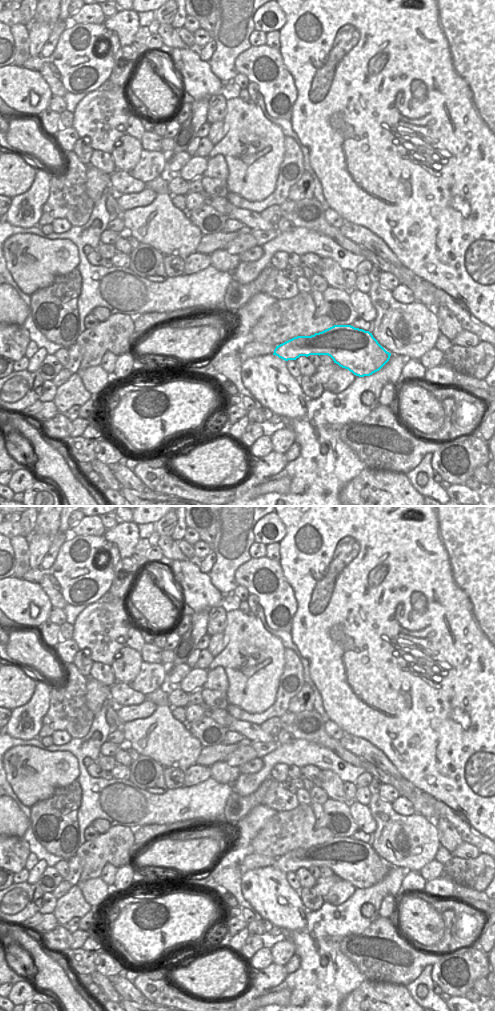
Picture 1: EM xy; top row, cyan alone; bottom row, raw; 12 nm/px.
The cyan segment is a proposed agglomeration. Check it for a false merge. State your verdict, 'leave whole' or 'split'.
split

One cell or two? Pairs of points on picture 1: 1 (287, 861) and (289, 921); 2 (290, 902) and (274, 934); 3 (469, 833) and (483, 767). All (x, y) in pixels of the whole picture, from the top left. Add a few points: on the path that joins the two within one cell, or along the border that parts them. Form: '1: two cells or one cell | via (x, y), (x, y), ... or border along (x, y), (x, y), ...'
1: one cell | via (280, 876), (280, 903), (282, 906)
2: two cells | border along (273, 924), (289, 932)
3: two cells | border along (453, 810), (461, 813), (484, 836)

